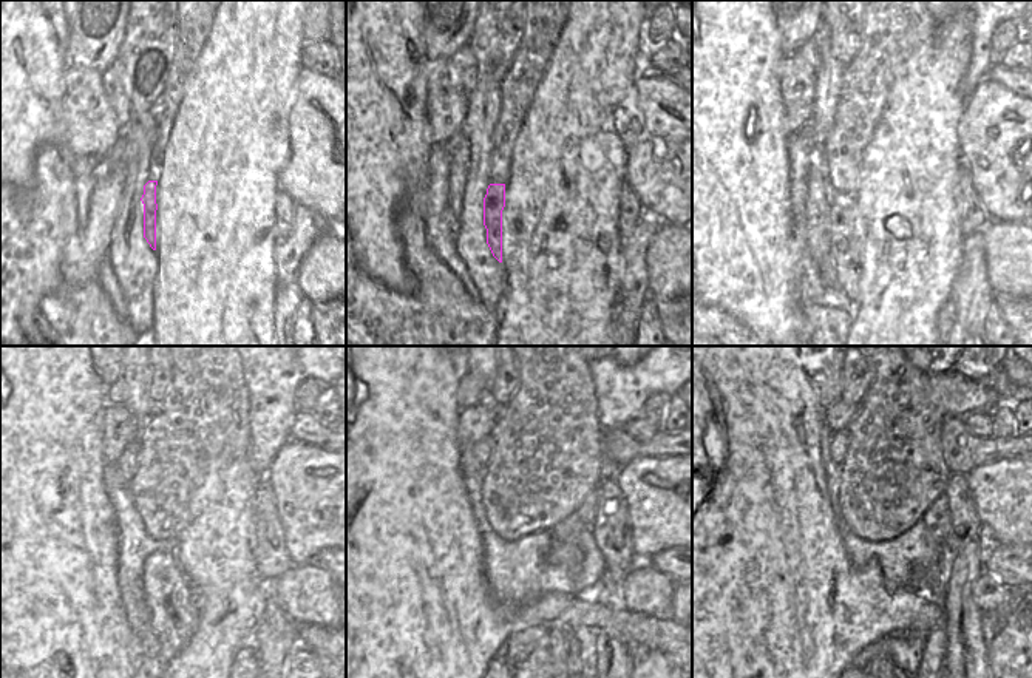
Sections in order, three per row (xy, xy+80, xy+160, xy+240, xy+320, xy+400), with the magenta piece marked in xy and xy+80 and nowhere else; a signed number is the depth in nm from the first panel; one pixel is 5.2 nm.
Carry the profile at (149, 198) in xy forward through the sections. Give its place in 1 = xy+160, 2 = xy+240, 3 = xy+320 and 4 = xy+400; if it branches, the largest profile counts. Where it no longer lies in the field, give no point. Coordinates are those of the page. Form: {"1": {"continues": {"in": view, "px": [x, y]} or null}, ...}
{"1": {"continues": {"in": "xy+160", "px": [845, 227]}}, "2": {"continues": {"in": "xy+240", "px": [173, 618]}}, "3": {"continues": {"in": "xy+320", "px": [521, 644]}}, "4": {"continues": {"in": "xy+400", "px": [882, 660]}}}

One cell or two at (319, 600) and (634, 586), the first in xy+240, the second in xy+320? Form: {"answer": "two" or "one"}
{"answer": "one"}

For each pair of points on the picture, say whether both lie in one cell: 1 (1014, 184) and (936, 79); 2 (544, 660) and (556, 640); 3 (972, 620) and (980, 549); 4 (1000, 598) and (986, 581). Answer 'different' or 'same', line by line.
1: different
2: same
3: same
4: same

